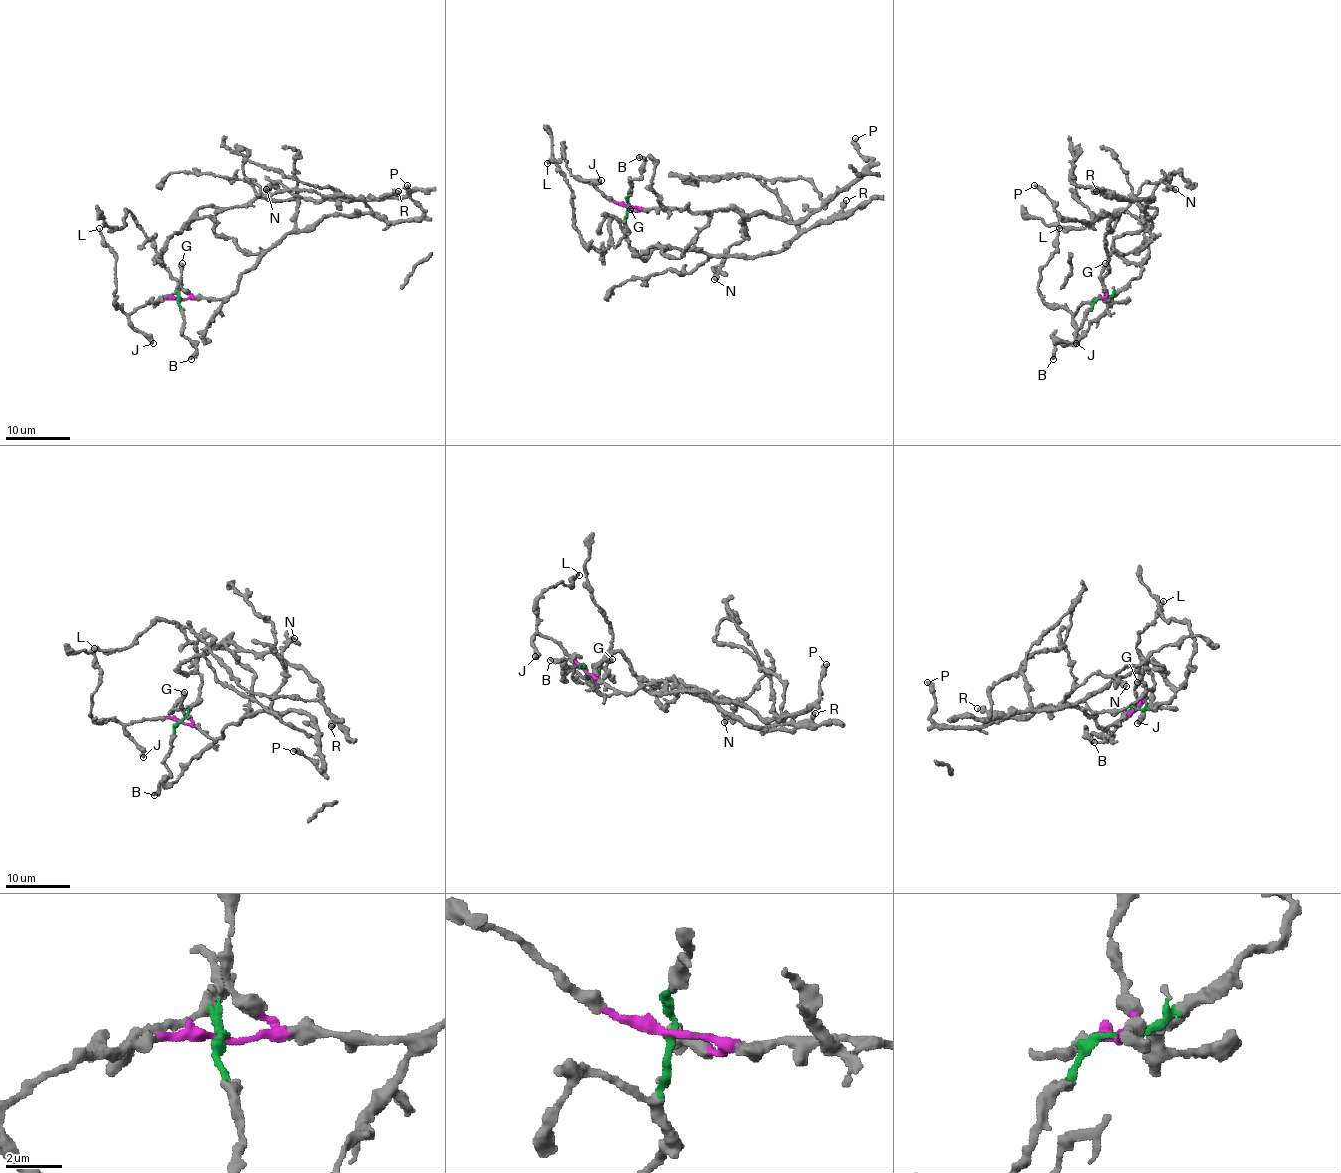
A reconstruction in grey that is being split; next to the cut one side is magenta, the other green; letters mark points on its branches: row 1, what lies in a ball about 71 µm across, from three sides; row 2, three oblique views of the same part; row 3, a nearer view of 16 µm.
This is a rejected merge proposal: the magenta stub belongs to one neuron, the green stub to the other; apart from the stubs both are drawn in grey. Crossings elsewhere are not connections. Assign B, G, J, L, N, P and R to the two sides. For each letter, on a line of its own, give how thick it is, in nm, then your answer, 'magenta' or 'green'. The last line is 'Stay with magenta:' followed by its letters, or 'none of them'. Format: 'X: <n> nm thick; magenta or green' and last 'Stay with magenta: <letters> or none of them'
B: 360 nm thick; green
G: 500 nm thick; magenta
J: 400 nm thick; magenta
L: 200 nm thick; magenta
N: 480 nm thick; magenta
P: 440 nm thick; magenta
R: 440 nm thick; green
Stay with magenta: G, J, L, N, P

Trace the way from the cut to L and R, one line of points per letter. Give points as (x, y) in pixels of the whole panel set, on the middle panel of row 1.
L: (627, 206), (609, 201), (575, 177), (567, 167), (564, 141), (564, 154), (548, 164)
R: (627, 206), (625, 235), (614, 246), (614, 217), (645, 261), (659, 248), (775, 254), (827, 223), (846, 201)

